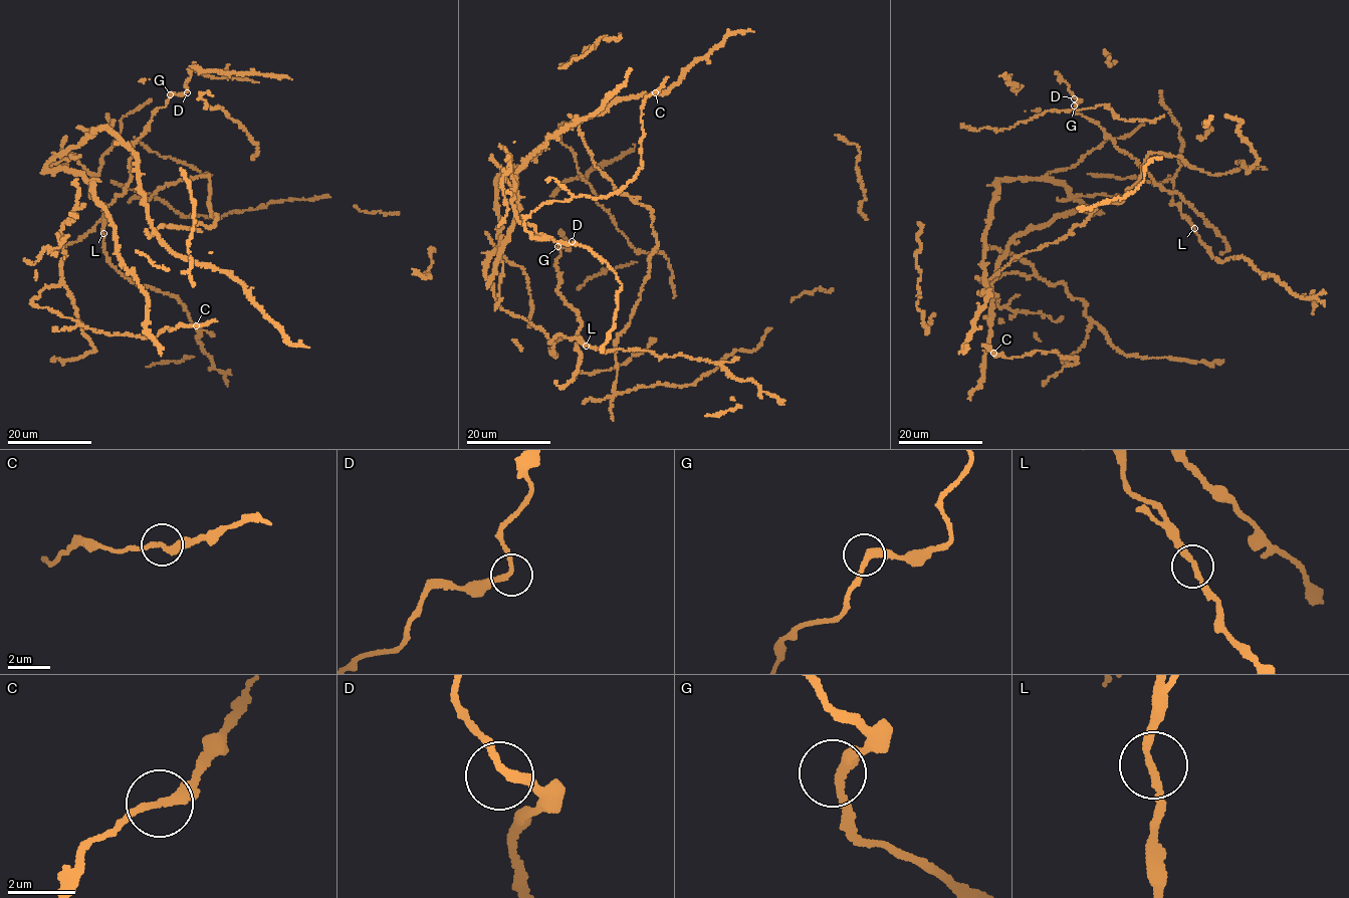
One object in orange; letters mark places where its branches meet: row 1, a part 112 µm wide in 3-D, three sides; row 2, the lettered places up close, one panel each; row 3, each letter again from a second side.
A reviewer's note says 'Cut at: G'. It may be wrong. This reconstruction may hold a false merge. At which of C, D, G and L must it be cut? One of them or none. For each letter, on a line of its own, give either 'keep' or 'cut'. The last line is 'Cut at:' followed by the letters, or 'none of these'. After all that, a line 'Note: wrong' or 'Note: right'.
C: keep
D: keep
G: keep
L: keep
Cut at: none of these
Note: wrong

